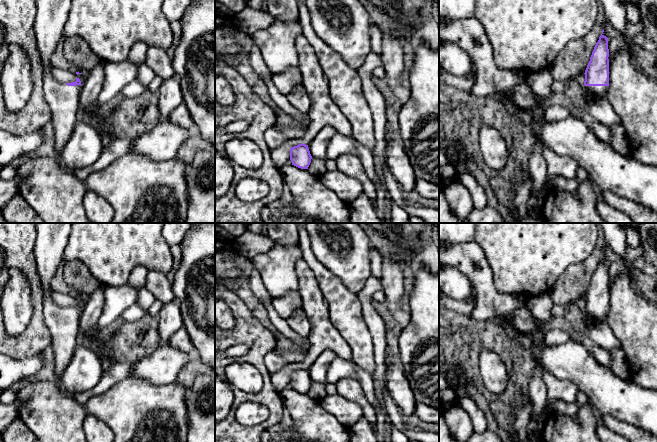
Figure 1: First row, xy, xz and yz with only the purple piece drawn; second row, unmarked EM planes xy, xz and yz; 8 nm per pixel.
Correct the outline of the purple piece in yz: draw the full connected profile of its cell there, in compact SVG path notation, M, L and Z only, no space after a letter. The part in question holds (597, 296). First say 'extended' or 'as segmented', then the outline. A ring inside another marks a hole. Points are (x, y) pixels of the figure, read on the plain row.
extended; M602 259L596 267L585 294L583 315L596 322L607 321L609 315L609 273L608 263Z

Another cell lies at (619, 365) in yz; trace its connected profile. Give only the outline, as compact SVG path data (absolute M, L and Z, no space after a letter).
M622 348L613 350L611 354L612 372L624 381L632 380L630 366L628 365L626 354Z

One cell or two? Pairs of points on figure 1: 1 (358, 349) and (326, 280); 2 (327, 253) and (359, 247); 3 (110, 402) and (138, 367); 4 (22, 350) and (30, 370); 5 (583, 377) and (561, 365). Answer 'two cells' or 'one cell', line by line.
1: one cell
2: one cell
3: two cells
4: two cells
5: one cell

